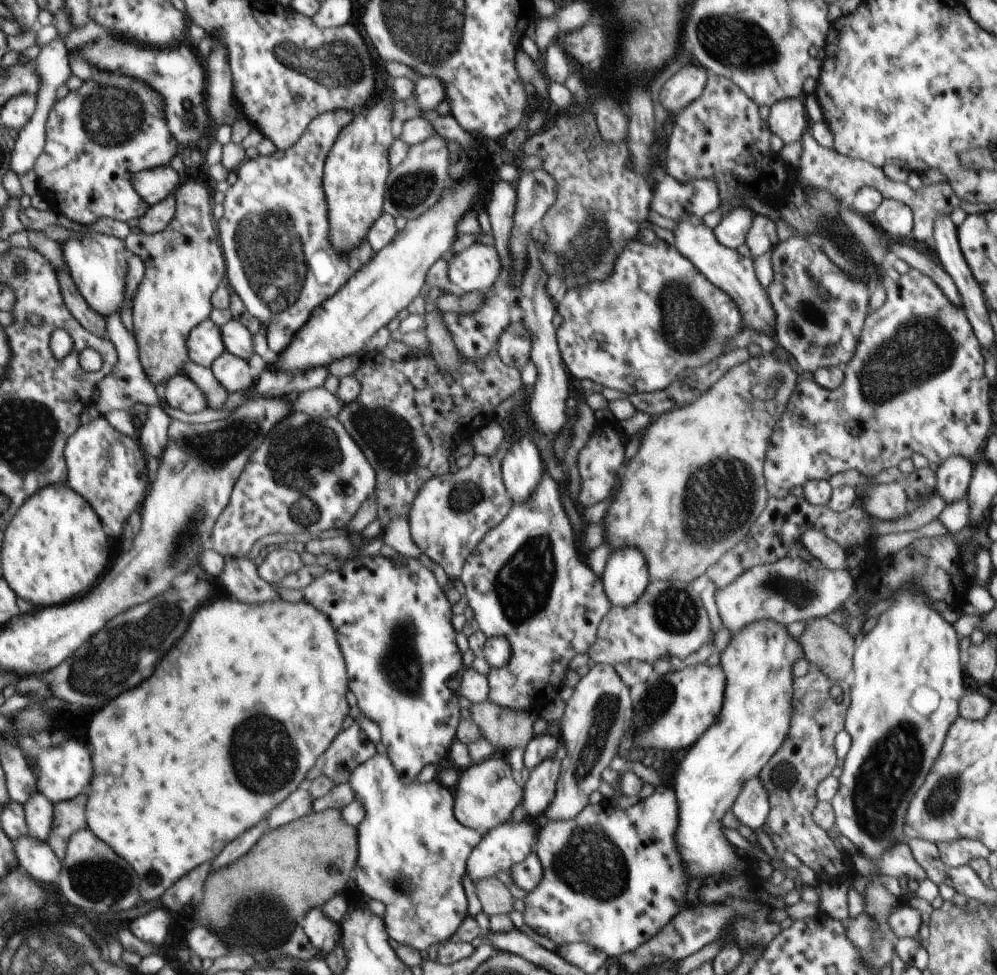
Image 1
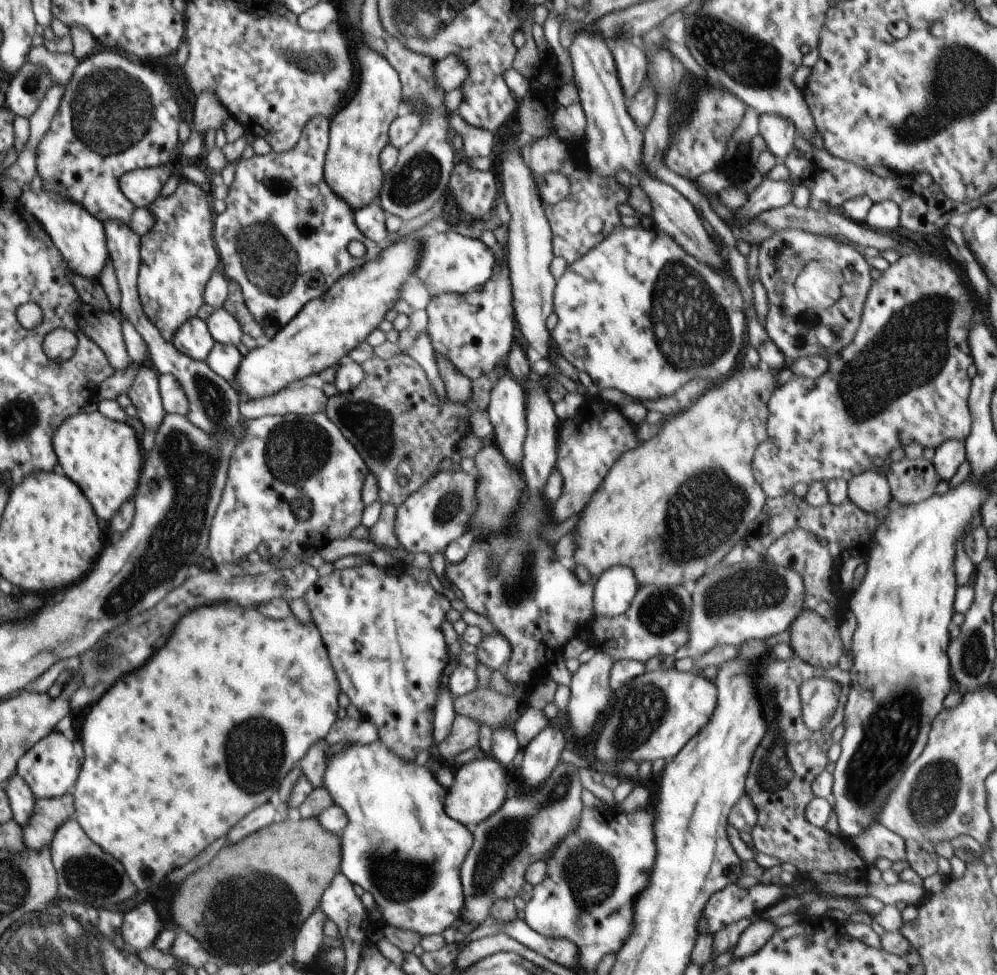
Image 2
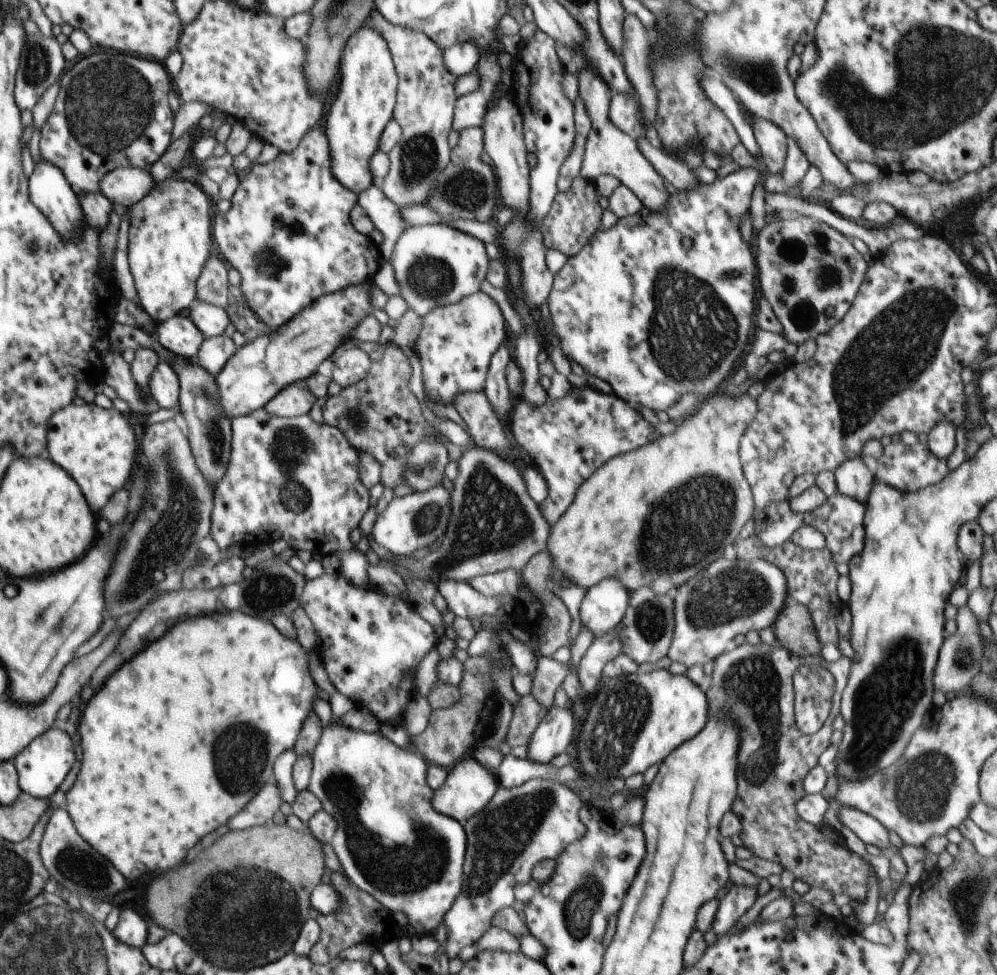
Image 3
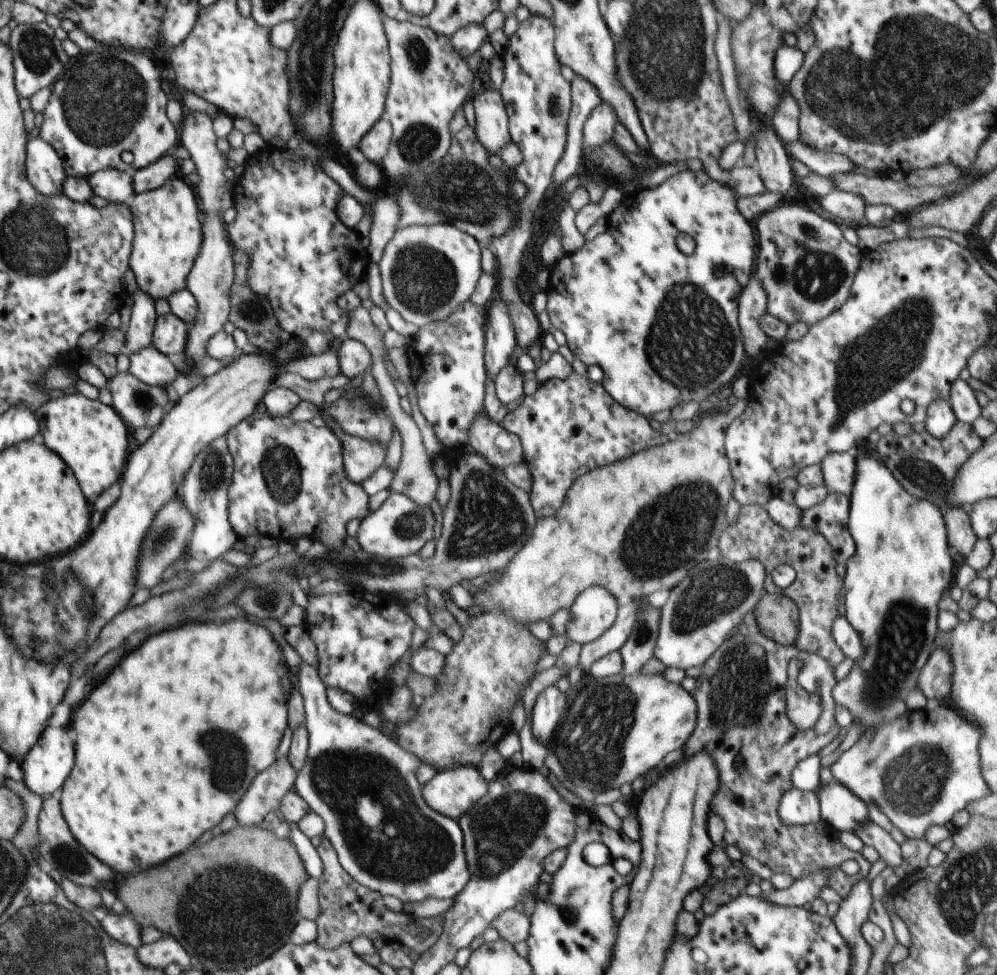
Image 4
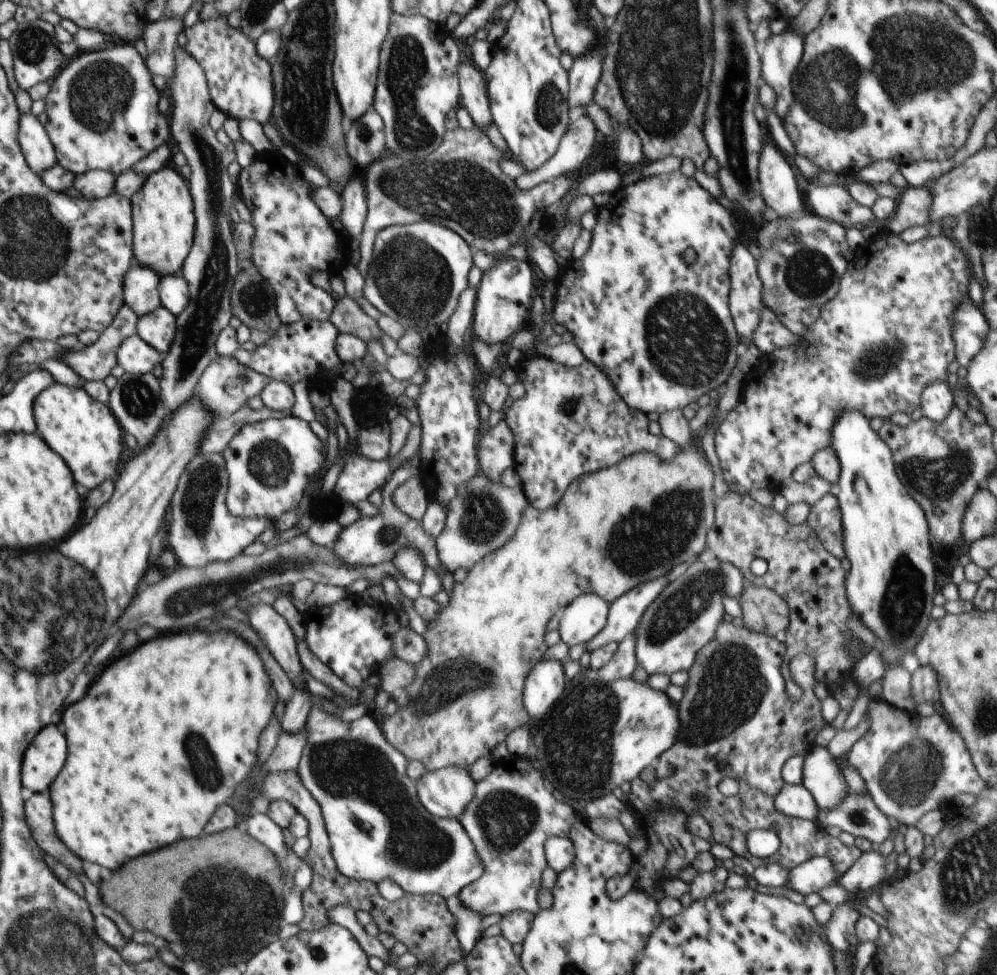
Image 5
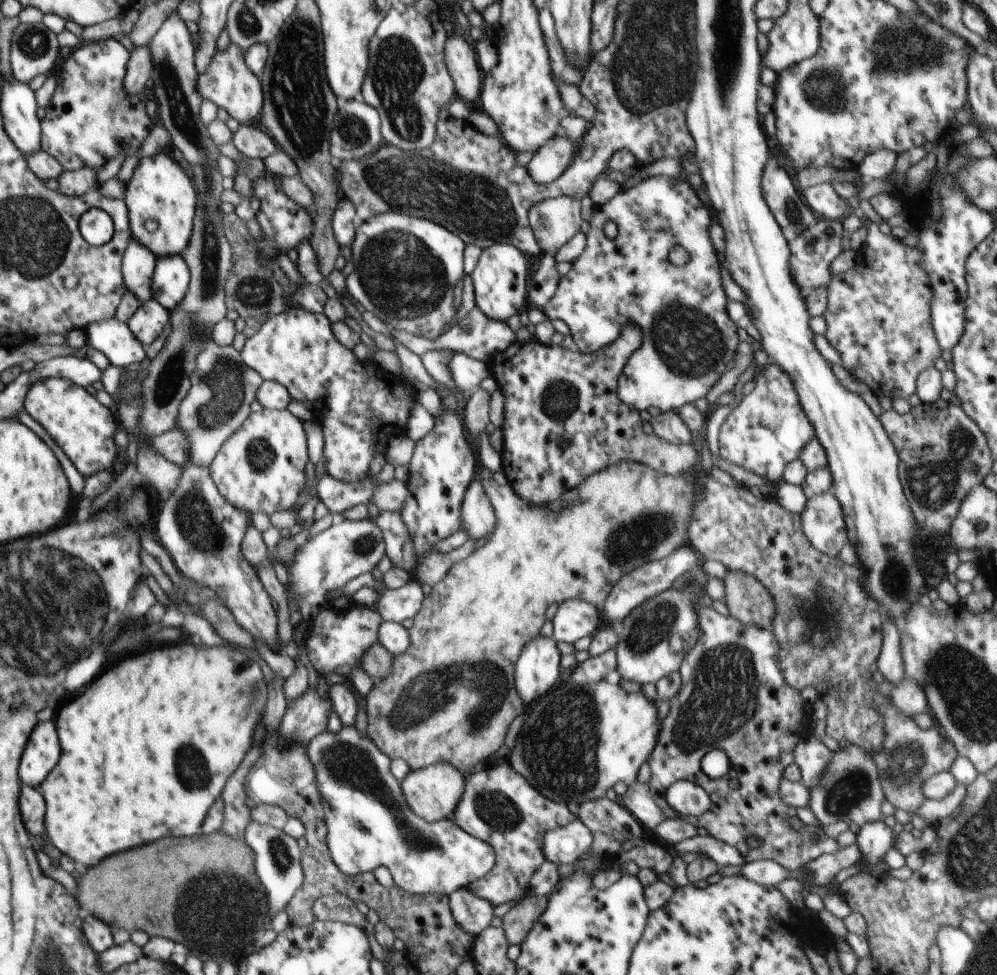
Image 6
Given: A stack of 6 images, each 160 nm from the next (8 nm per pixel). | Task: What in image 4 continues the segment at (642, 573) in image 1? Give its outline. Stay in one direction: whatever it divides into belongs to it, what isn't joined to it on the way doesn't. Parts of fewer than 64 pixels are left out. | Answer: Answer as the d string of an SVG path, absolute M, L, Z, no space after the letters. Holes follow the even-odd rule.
M600 585L583 590L570 608L568 638L585 645L602 636L614 624L619 606L616 597Z

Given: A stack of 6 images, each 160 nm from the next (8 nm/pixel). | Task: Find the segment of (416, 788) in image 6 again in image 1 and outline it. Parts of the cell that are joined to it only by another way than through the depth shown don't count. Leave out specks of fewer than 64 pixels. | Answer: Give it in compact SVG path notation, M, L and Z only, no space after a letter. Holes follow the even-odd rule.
M485 758L482 762L473 763L459 777L454 791L454 816L465 827L486 834L497 826L511 820L515 808L523 801L524 789L517 782L514 770L503 759Z

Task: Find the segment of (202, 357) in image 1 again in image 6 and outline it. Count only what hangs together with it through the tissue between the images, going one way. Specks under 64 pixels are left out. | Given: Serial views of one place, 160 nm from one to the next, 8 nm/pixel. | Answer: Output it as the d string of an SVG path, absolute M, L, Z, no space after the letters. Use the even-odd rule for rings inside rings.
M156 299L143 302L140 308L127 320L126 324L132 334L148 347L169 324L170 312Z

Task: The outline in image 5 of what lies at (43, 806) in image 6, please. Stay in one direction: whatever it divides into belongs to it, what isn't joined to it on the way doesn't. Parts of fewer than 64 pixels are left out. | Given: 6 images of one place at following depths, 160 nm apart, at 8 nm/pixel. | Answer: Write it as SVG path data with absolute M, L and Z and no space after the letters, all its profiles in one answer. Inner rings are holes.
M50 793L29 794L27 802L27 822L30 823L36 842L44 852L62 863L73 873L84 873L84 861L68 848L55 829L54 803Z

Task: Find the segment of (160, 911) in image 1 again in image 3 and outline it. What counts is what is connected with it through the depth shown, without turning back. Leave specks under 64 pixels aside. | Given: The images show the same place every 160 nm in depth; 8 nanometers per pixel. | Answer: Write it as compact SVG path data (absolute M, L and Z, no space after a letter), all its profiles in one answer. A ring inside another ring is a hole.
M125 909L121 911L118 925L112 933L120 942L141 949L147 944L149 927L150 924L138 912Z

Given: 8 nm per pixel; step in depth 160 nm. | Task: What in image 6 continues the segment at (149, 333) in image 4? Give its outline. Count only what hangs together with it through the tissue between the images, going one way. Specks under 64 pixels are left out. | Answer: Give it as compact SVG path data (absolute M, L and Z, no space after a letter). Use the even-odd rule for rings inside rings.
M134 238L125 250L121 264L124 284L141 304L153 298L151 284L157 259L153 252Z

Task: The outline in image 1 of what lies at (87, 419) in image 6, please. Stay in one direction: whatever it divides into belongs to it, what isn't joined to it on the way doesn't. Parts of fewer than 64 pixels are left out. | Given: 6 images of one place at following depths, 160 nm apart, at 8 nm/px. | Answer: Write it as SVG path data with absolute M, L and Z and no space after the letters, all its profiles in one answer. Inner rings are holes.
M104 416L79 426L71 436L66 446L66 461L68 472L67 486L76 494L82 495L100 517L101 523L115 536L120 536L124 525L133 512L139 511L150 488L146 454L132 437L118 432Z

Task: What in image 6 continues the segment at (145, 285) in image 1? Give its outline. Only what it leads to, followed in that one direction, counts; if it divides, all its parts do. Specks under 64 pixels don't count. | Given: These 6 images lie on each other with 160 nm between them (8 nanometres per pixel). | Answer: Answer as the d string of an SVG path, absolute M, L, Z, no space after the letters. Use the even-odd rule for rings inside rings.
M160 152L153 157L142 157L125 188L125 203L129 212L129 227L133 238L158 257L182 255L193 231L197 192L189 172L170 156Z

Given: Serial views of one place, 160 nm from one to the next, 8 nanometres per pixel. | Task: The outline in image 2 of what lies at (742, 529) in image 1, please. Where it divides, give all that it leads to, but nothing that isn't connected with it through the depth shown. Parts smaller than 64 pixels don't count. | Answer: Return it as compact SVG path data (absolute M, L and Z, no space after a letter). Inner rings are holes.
M743 364L740 370L736 370L734 374L730 374L724 382L720 382L718 386L714 386L706 394L702 394L690 408L686 408L686 410L676 413L674 416L665 418L664 422L659 425L658 434L652 437L651 440L640 442L636 448L622 454L622 458L612 465L612 470L604 478L604 482L598 488L598 492L592 496L590 504L580 514L580 522L578 522L576 530L574 530L576 544L578 544L574 560L578 564L584 564L591 574L597 574L598 576L610 568L610 566L626 564L626 566L630 566L634 570L633 573L636 574L635 577L640 587L644 587L645 585L674 587L682 585L689 580L698 581L700 577L706 574L708 568L714 568L736 544L753 534L760 518L764 517L763 506L768 501L768 498L762 487L756 482L753 475L752 463L756 449L767 437L768 403L773 392L778 388L777 382L778 379L776 379L776 375L772 374L770 368L762 364L756 367L750 364Z

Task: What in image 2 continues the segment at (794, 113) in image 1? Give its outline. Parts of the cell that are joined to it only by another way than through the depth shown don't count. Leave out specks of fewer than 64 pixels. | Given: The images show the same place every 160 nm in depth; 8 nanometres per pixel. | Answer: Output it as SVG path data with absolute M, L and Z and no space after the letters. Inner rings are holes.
M774 113L760 115L759 134L764 138L769 152L774 153L778 158L778 162L784 161L797 137L793 122Z

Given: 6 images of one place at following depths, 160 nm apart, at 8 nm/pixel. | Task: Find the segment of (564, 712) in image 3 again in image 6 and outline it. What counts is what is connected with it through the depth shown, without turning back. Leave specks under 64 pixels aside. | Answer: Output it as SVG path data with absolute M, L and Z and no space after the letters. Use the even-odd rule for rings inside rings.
M540 634L524 645L515 664L515 685L526 704L554 688L561 673L560 656L556 641Z

